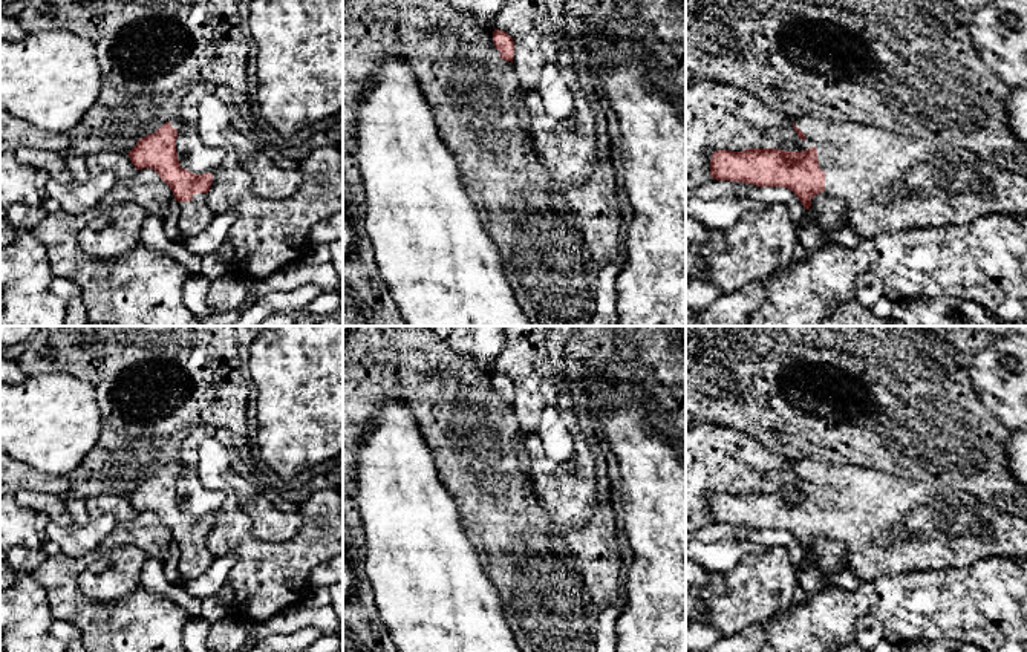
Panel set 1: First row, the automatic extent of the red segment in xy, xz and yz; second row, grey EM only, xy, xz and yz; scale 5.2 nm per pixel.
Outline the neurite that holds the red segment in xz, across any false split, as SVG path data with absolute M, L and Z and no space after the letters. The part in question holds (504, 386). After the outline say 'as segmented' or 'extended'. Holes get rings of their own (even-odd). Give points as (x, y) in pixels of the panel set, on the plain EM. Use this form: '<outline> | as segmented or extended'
M494 372L493 386L500 396L500 403L513 406L513 399L514 399L514 384L513 384L513 381L507 375Z | as segmented

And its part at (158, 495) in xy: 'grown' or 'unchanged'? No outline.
grown

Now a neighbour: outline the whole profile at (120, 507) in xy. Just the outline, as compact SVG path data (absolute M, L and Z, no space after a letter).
M118 494L93 496L86 499L86 507L90 514L90 519L110 514L119 523L119 522L129 522L136 516L136 511L130 504L129 496L118 496Z

